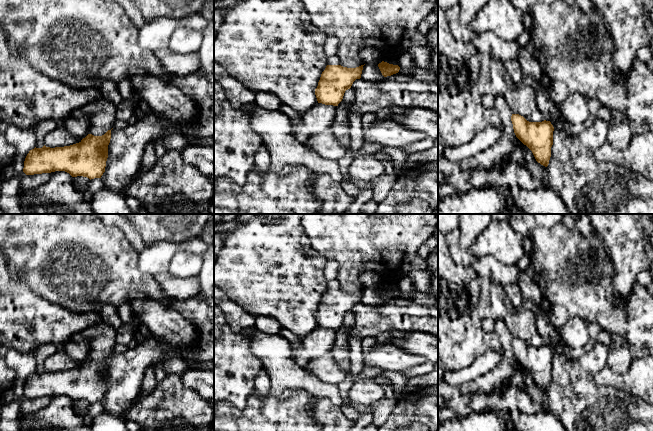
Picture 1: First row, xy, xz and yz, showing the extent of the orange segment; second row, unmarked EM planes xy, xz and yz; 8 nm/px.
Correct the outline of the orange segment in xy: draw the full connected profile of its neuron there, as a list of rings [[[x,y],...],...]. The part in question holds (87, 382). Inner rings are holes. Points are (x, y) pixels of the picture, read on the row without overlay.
[[[111,354],[102,360],[88,358],[79,367],[50,372],[34,372],[24,385],[26,399],[65,395],[72,401],[101,402],[108,382]]]

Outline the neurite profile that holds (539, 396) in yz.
[[[518,362],[515,363],[516,372],[524,373],[524,389],[529,397],[540,407],[540,412],[550,412],[547,392],[538,387],[532,375],[524,369]]]

